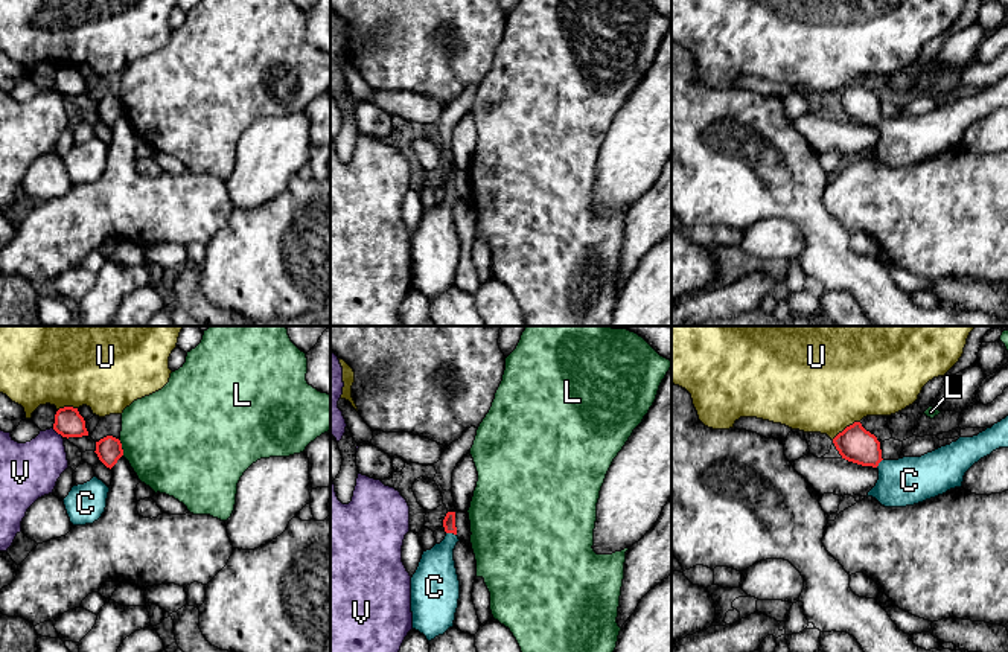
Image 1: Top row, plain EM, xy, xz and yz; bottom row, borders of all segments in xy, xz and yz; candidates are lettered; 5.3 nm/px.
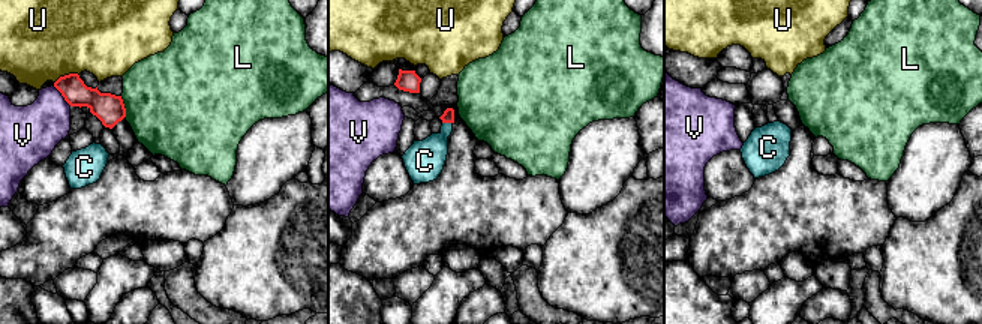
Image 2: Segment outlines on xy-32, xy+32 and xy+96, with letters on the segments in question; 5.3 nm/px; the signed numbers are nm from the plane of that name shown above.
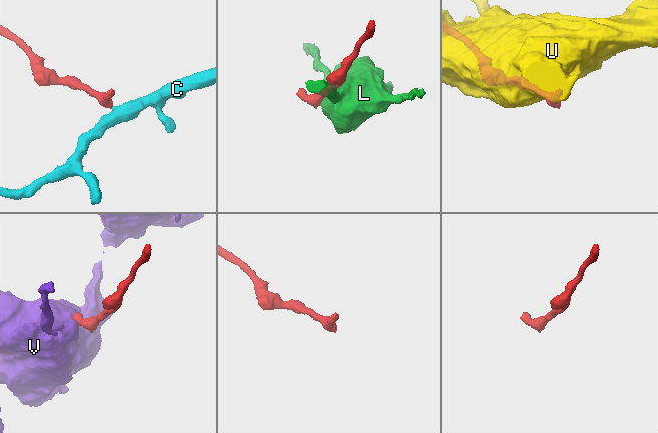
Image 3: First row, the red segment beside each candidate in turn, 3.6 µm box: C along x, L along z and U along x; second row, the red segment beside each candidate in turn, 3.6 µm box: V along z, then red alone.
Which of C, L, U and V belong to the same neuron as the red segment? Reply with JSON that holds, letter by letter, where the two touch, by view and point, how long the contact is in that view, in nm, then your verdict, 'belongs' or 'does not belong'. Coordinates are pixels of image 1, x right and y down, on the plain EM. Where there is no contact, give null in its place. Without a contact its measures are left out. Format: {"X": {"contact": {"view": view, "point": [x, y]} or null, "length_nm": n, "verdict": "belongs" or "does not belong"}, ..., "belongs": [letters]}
{"C": {"contact": {"view": "xz", "point": [451, 191]}, "length_nm": 60, "verdict": "belongs"}, "L": {"contact": {"view": "xy", "point": [121, 105]}, "length_nm": 90, "verdict": "does not belong"}, "U": {"contact": {"view": "yz", "point": [847, 86]}, "length_nm": 180, "verdict": "does not belong"}, "V": {"contact": {"view": "xy", "point": [58, 92]}, "length_nm": 80, "verdict": "does not belong"}, "belongs": ["C"]}

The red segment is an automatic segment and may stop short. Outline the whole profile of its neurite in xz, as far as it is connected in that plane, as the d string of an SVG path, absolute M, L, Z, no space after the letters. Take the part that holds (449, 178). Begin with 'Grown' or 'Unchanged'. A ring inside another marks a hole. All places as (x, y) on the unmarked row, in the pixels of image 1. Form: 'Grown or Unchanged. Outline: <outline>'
Grown. Outline: M455 171L443 178L445 198L423 210L411 236L413 288L428 300L443 294L454 285L460 257L460 239L454 219L454 207L460 200L455 186Z

